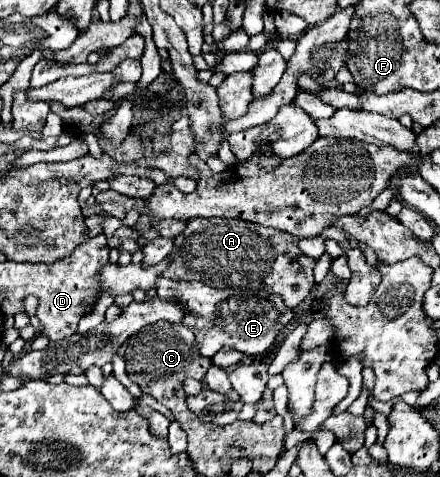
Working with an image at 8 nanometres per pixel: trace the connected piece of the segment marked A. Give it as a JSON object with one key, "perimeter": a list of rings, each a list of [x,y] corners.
{"perimeter":[[[191,219],[187,221],[185,231],[181,231],[175,239],[173,239],[173,251],[171,255],[167,255],[167,259],[163,259],[159,265],[153,267],[143,267],[143,265],[113,265],[107,263],[105,269],[99,275],[101,281],[101,291],[109,291],[111,295],[119,295],[119,293],[131,293],[133,289],[143,289],[149,291],[155,287],[155,279],[159,275],[173,279],[173,281],[201,281],[209,287],[233,287],[233,289],[265,289],[267,293],[279,295],[283,299],[283,303],[289,309],[295,309],[315,287],[315,279],[313,279],[313,267],[315,267],[315,259],[303,255],[297,247],[297,237],[285,233],[285,231],[277,231],[271,227],[263,227],[263,225],[255,225],[255,223],[247,223],[247,221],[239,221],[239,219]]]}

